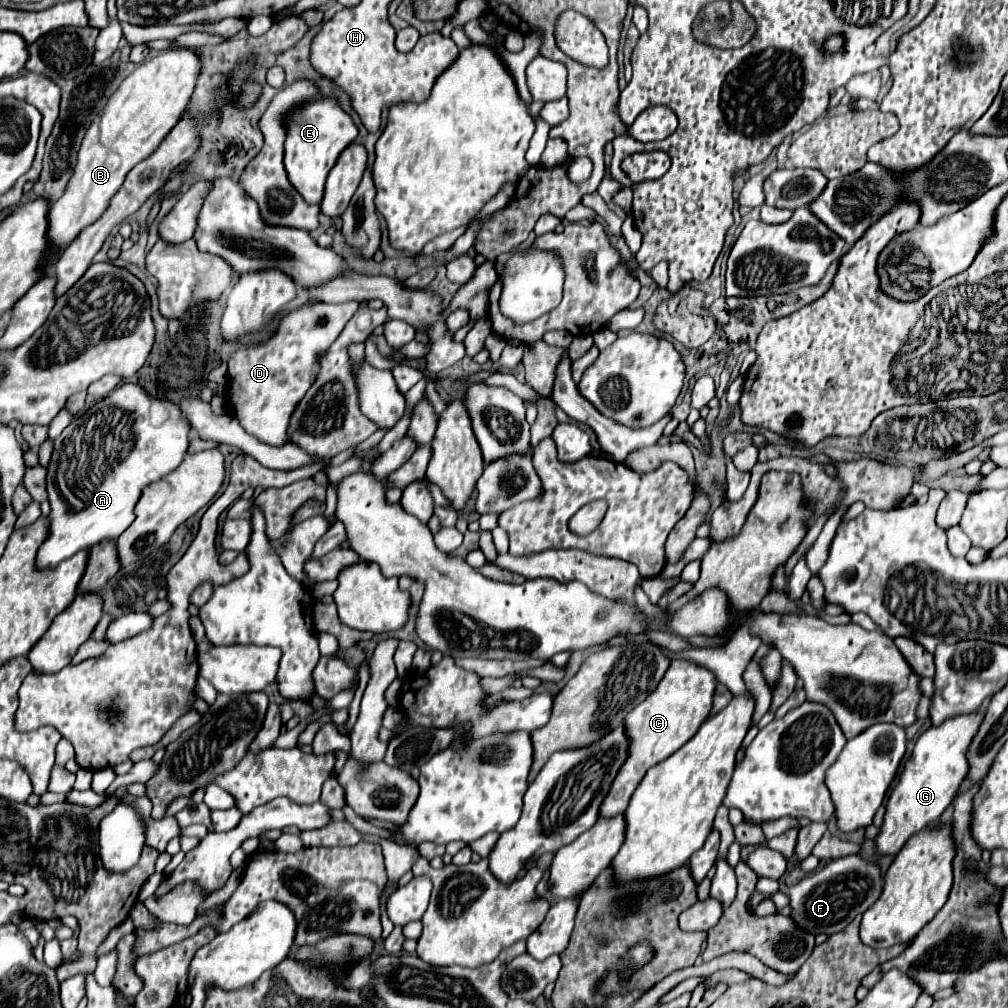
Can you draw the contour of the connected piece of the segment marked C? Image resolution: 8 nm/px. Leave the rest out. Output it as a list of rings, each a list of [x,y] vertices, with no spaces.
[[[685,659],[671,661],[657,689],[643,703],[633,707],[633,711],[629,711],[625,717],[625,737],[629,739],[629,751],[623,767],[619,769],[609,789],[609,795],[601,805],[599,811],[601,819],[611,819],[613,815],[623,813],[647,769],[673,755],[697,733],[697,729],[709,717],[713,691],[715,691],[715,675],[709,669]]]

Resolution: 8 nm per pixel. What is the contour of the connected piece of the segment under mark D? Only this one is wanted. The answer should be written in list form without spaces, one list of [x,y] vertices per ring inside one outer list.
[[[349,301],[341,305],[309,303],[281,319],[279,331],[265,343],[249,349],[239,349],[229,357],[229,387],[227,407],[235,411],[243,429],[259,441],[279,445],[289,441],[287,423],[297,401],[303,399],[319,371],[319,355],[329,349],[345,323],[355,315],[359,303]]]

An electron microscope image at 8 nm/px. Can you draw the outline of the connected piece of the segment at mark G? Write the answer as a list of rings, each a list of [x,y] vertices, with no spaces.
[[[965,713],[941,723],[939,727],[929,727],[917,739],[911,757],[903,765],[899,783],[887,799],[885,819],[875,837],[875,851],[879,855],[897,855],[911,835],[919,833],[927,825],[933,825],[939,819],[939,815],[947,809],[947,805],[953,801],[959,783],[967,775],[969,765],[965,753],[973,735],[977,733],[981,719],[983,713]]]

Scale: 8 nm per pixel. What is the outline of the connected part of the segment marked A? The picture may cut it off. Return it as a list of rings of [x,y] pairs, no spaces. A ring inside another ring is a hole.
[[[123,383],[111,391],[105,399],[99,399],[81,417],[73,419],[63,433],[55,439],[55,449],[47,465],[47,493],[51,503],[47,539],[37,551],[37,567],[53,569],[61,561],[73,557],[79,551],[89,551],[103,539],[117,539],[135,519],[133,507],[141,495],[141,489],[171,471],[183,461],[187,453],[187,433],[191,425],[183,419],[181,409],[175,403],[153,399],[141,385]]]

